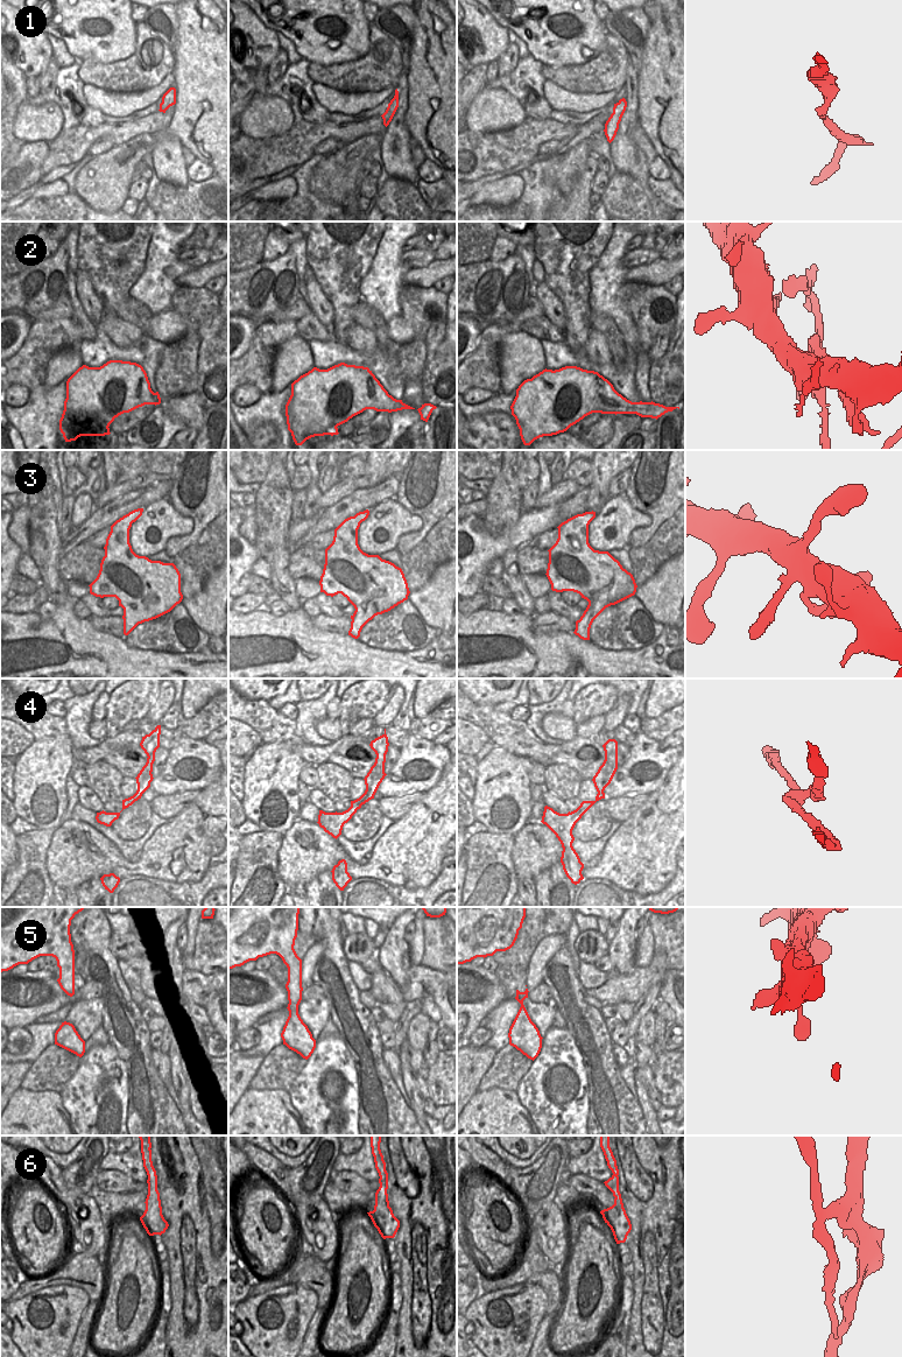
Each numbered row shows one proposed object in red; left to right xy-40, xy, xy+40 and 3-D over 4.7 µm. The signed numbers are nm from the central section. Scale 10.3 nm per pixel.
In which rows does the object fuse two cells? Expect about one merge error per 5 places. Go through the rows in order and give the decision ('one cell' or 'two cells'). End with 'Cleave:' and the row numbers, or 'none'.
1: one cell
2: two cells
3: one cell
4: one cell
5: one cell
6: two cells
Cleave: 2, 6

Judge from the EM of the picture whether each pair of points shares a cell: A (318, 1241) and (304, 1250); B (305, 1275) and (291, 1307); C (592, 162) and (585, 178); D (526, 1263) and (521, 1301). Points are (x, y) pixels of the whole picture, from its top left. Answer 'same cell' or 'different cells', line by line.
A: different cells
B: different cells
C: same cell
D: different cells

